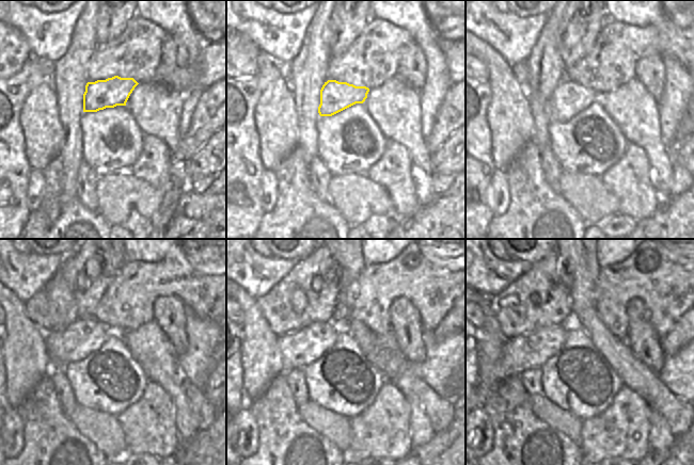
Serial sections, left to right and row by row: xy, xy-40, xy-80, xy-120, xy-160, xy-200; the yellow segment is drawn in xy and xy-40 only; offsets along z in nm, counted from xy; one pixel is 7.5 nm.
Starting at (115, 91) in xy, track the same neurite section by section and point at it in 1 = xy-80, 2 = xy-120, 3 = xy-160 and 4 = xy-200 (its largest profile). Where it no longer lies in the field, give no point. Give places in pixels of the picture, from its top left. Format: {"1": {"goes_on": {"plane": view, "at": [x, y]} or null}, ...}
{"1": {"goes_on": {"plane": "xy-80", "at": [569, 98]}}, "2": {"goes_on": {"plane": "xy-120", "at": [84, 336]}}, "3": {"goes_on": {"plane": "xy-160", "at": [299, 349]}}, "4": {"goes_on": {"plane": "xy-200", "at": [521, 353]}}}

